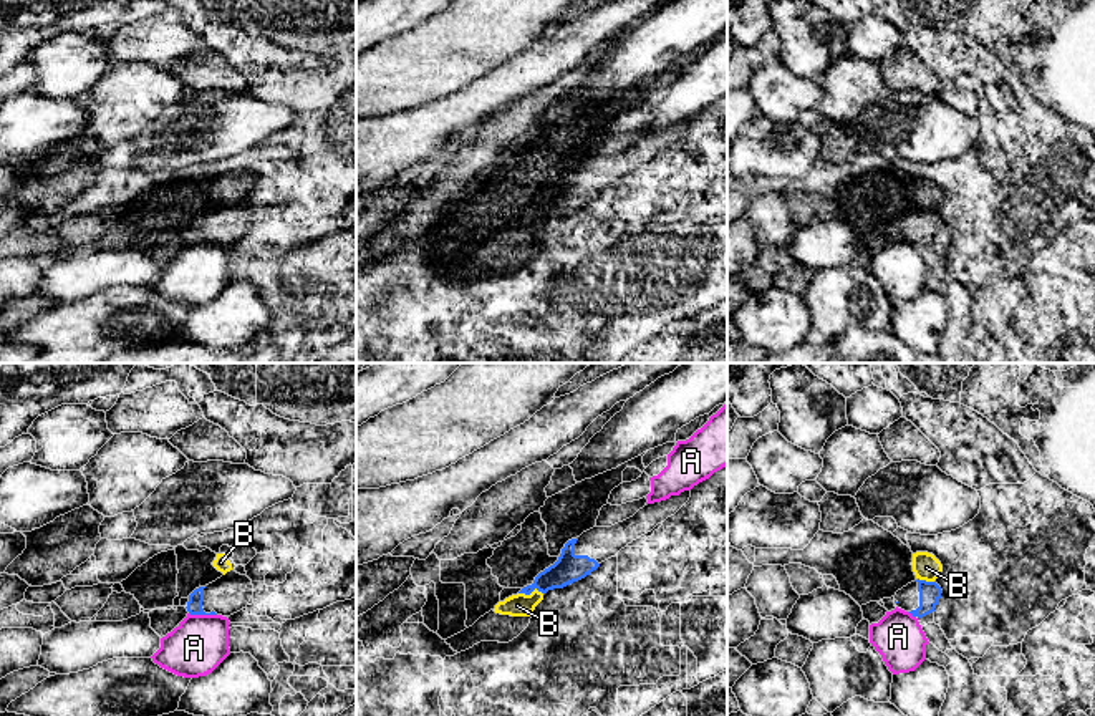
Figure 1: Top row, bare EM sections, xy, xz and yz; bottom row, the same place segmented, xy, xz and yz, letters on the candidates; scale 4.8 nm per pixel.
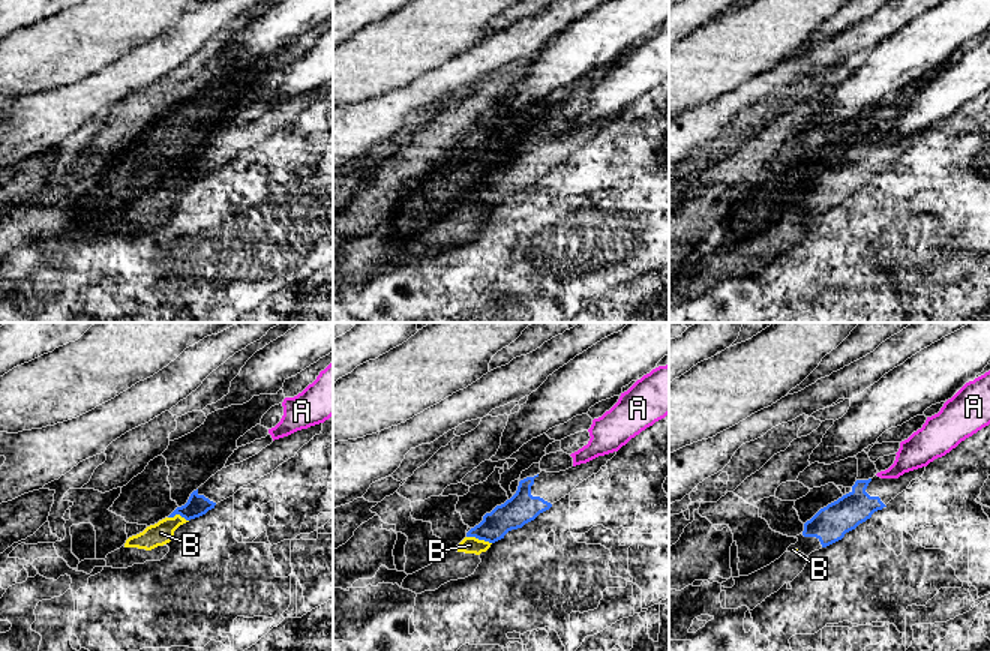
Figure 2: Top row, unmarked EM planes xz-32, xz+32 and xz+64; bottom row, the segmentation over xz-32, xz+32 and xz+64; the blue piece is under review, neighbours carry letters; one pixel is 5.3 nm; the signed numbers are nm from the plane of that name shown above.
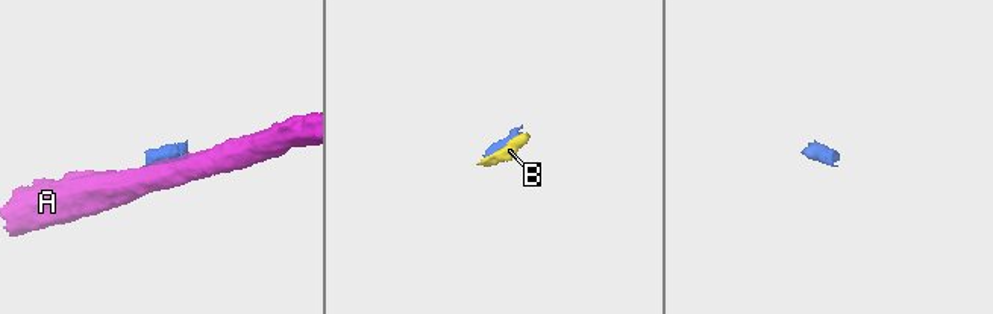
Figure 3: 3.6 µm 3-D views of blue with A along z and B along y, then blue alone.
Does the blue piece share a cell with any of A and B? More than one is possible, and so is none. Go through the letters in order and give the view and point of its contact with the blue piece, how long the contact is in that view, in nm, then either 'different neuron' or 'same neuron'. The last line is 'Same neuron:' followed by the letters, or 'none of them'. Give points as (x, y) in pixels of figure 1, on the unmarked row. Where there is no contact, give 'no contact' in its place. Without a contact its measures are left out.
A: xy (202, 242) | 140 nm | different neuron
B: xz (532, 219) | 130 nm | different neuron
Same neuron: none of them

